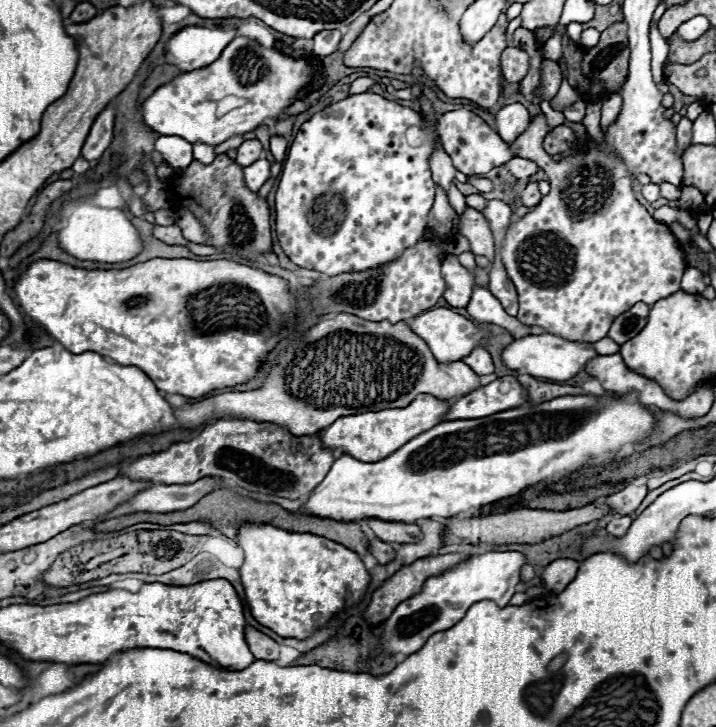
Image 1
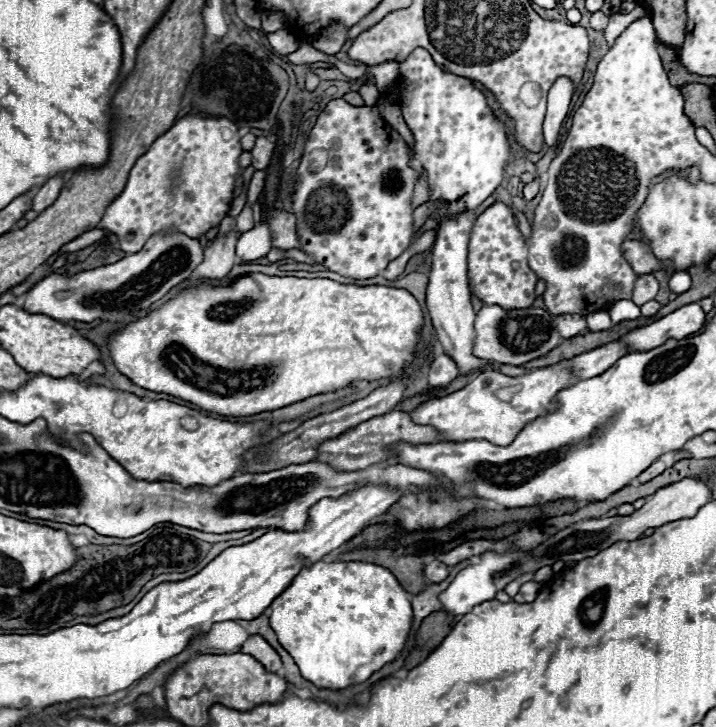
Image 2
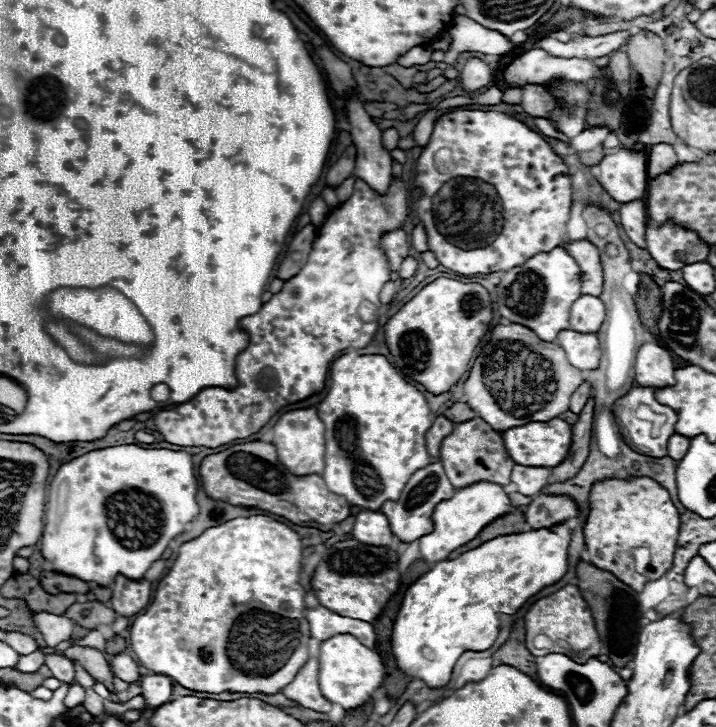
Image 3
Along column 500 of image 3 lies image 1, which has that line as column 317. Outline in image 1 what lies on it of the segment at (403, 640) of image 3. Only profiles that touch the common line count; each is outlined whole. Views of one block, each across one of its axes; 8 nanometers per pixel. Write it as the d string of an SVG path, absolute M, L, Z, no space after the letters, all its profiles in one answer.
M242 524L238 528L238 544L244 550L244 564L240 566L240 578L246 594L248 608L252 616L284 638L308 638L316 628L312 626L312 616L320 616L320 624L326 624L336 612L346 606L358 604L364 598L366 586L370 582L368 570L356 552L346 546L332 542L322 536L306 532L288 532L272 524Z

